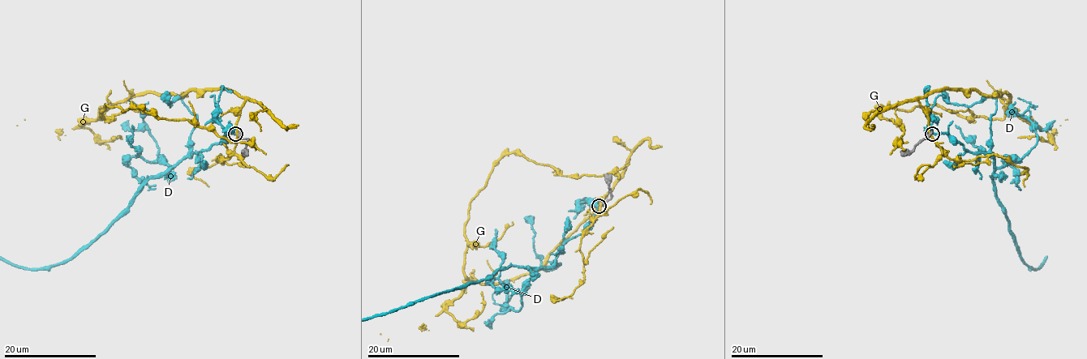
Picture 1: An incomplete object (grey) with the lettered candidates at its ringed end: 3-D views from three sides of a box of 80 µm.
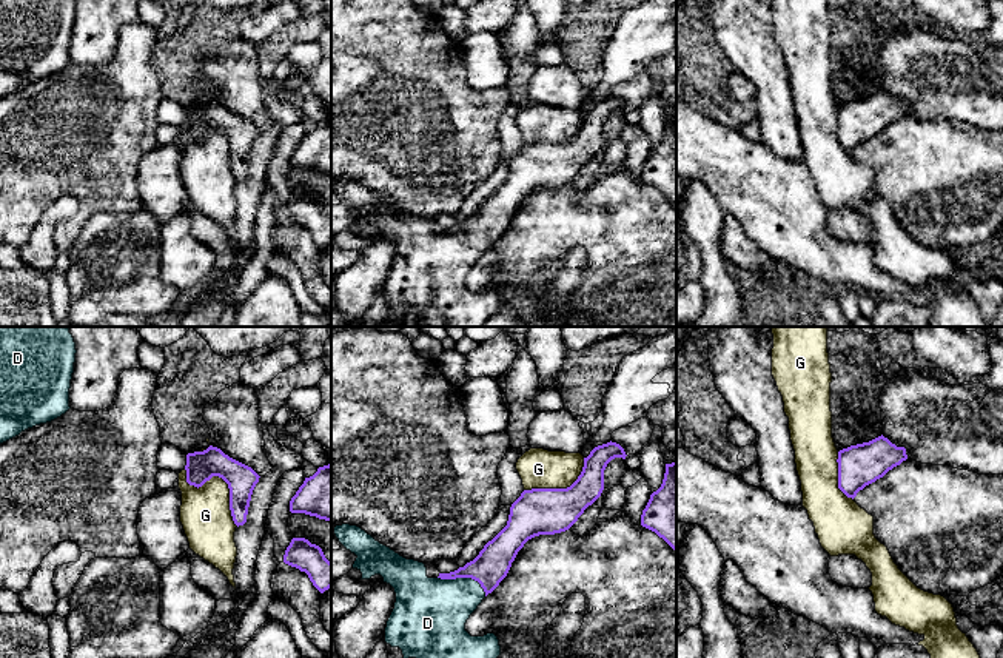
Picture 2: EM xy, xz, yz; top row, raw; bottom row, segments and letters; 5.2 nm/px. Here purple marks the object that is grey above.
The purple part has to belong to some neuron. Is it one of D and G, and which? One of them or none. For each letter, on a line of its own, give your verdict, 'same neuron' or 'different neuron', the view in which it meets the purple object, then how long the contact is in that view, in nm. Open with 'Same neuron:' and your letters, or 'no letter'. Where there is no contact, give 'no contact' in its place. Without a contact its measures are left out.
Same neuron: D
D: same neuron | xz | 280 nm
G: different neuron | xy | 420 nm

